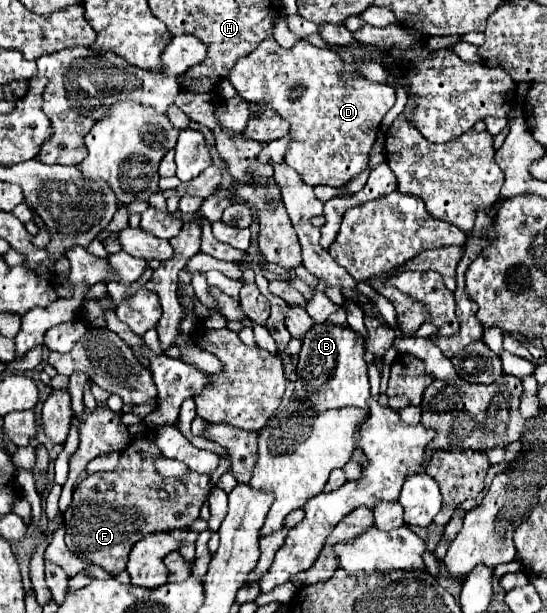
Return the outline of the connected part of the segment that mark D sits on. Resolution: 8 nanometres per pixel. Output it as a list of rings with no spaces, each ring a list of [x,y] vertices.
[[[268,38],[252,54],[238,60],[228,76],[228,80],[234,84],[234,88],[246,102],[268,104],[284,120],[290,122],[292,126],[290,134],[294,138],[290,142],[284,160],[310,186],[324,184],[338,188],[344,186],[356,174],[360,174],[368,166],[368,152],[378,136],[380,120],[396,102],[396,92],[392,86],[370,82],[366,78],[356,78],[344,84],[340,80],[340,74],[342,74],[342,60],[338,52],[328,48],[318,48],[308,42],[298,42],[292,50],[284,50],[278,46],[274,38]]]

